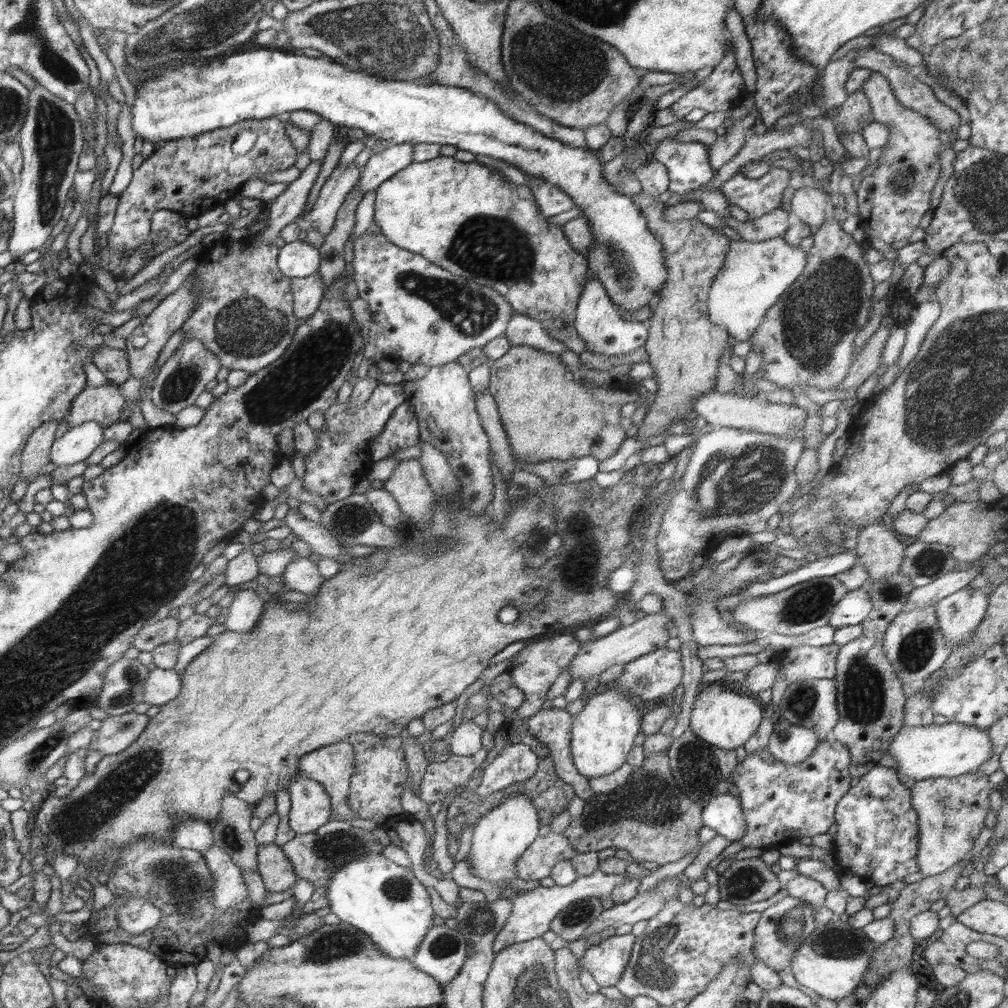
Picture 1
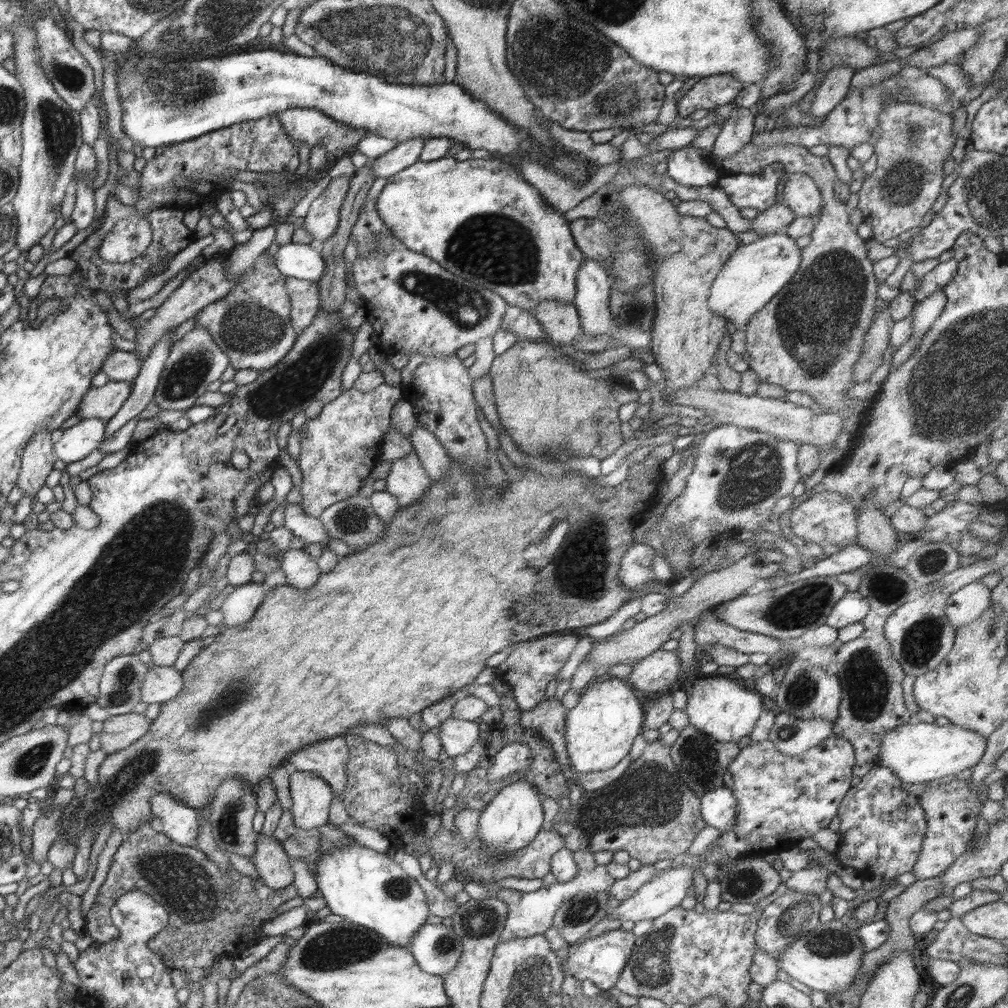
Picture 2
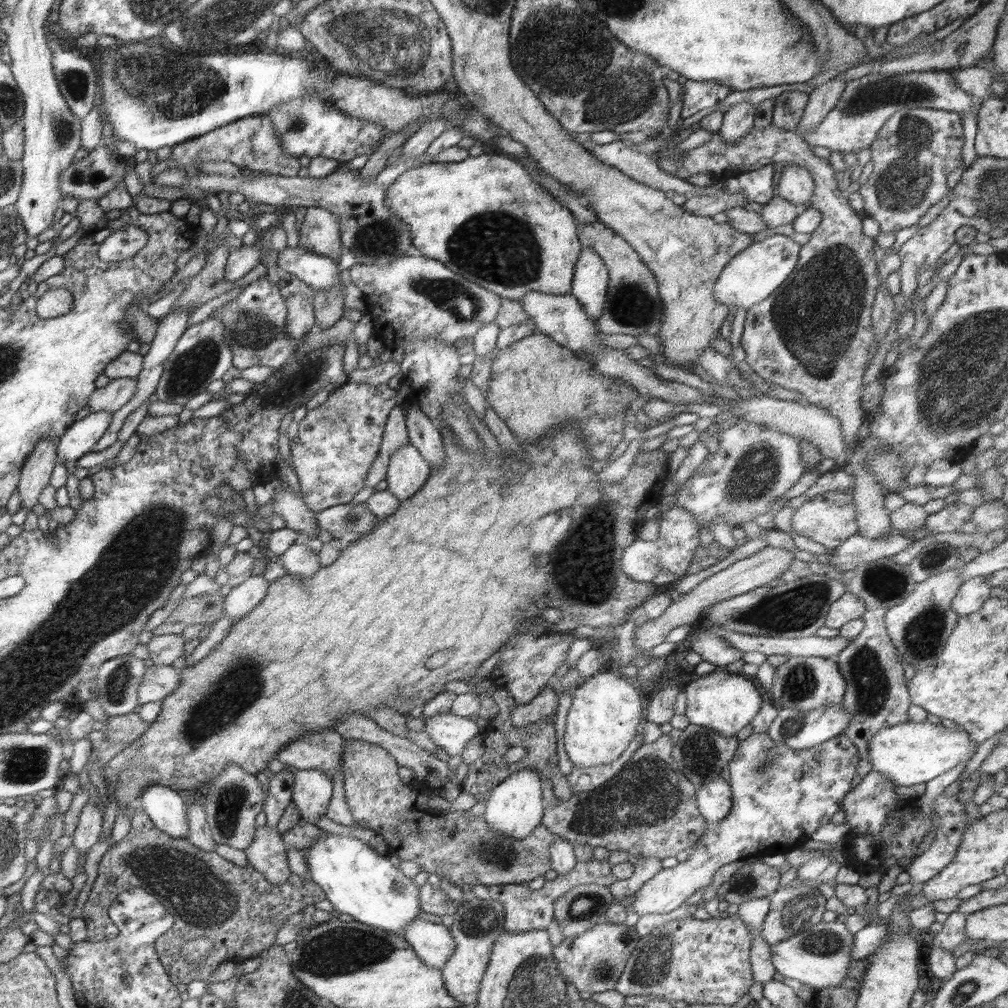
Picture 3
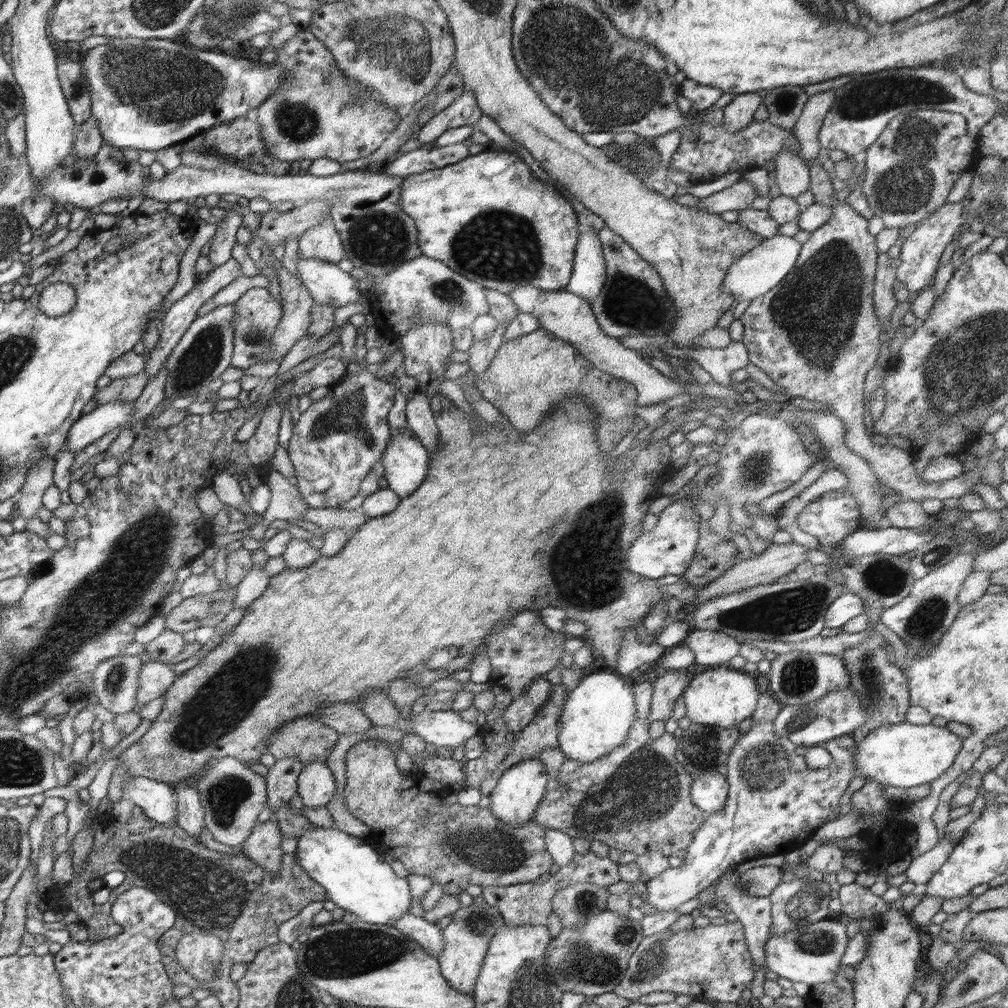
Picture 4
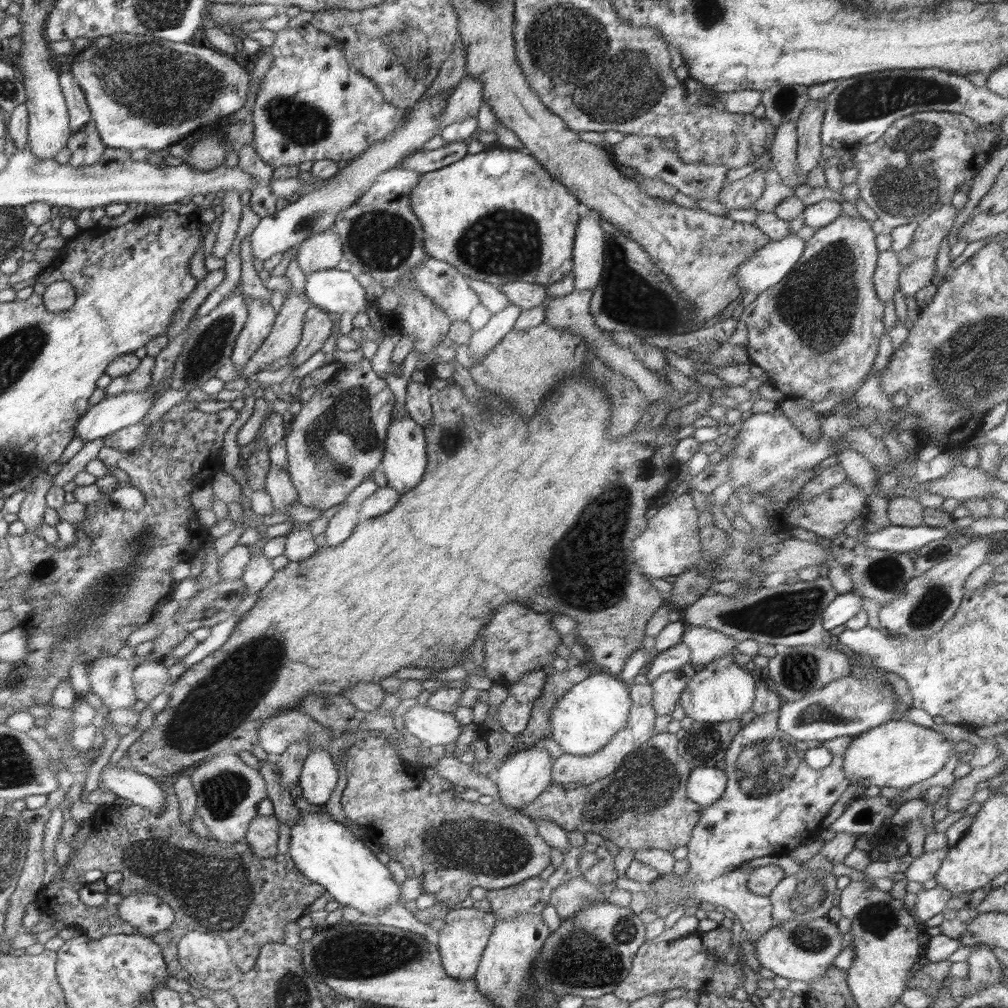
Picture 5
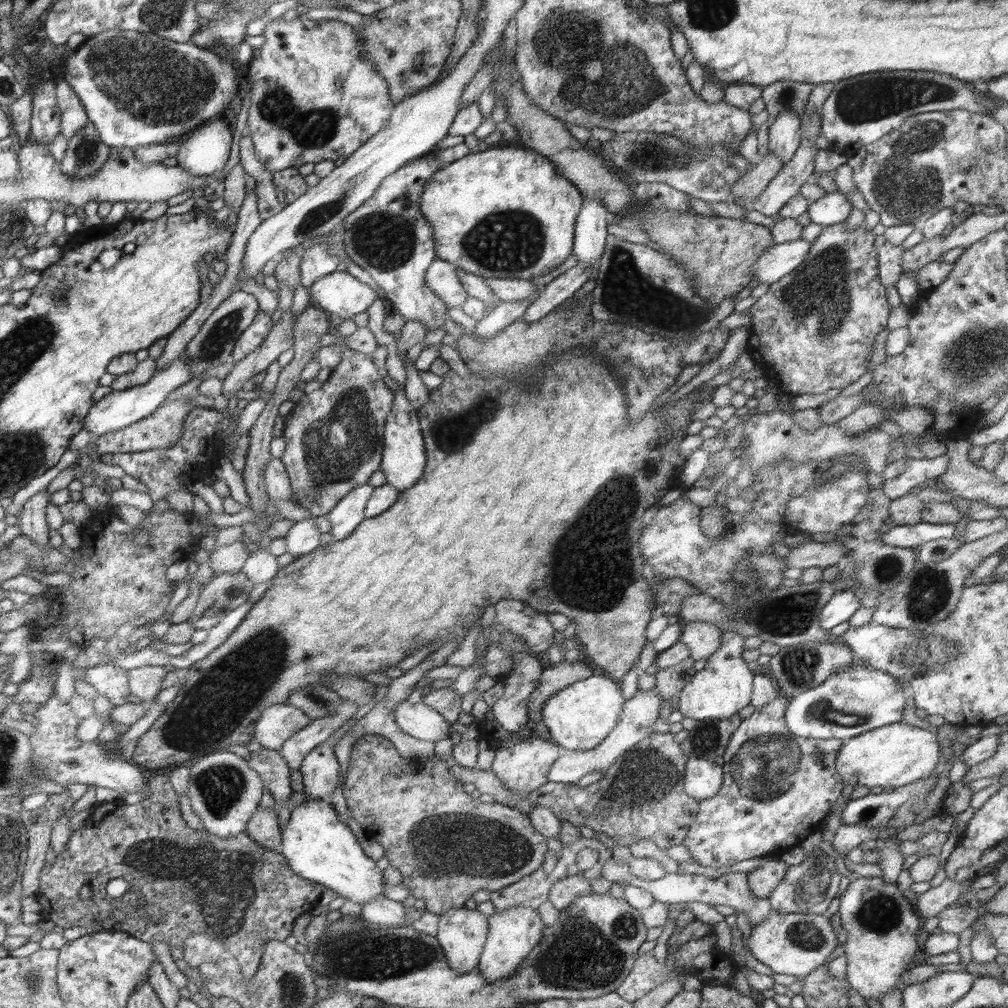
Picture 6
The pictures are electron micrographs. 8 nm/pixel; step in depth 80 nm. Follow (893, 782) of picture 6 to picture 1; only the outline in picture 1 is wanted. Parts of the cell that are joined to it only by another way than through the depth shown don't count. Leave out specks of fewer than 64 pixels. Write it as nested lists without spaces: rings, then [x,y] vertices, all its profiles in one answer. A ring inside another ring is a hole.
[[[948,721],[943,725],[902,726],[891,740],[888,753],[895,758],[903,776],[919,781],[942,777],[951,779],[974,773],[980,764],[988,760],[991,750],[988,730]]]

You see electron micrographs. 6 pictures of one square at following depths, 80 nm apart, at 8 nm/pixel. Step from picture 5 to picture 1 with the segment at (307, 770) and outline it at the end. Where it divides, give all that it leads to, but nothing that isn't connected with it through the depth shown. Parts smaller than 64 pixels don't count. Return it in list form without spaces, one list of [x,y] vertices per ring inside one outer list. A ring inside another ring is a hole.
[[[299,771],[287,790],[291,800],[288,822],[297,835],[314,833],[332,818],[330,797],[319,782]]]

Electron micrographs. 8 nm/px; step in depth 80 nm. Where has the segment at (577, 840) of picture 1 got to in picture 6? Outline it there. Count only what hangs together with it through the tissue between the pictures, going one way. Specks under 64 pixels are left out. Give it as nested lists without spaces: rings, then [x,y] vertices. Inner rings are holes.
[[[652,733],[648,738],[635,744],[630,750],[624,751],[624,754],[618,760],[615,760],[615,763],[600,780],[586,787],[548,781],[537,790],[516,794],[509,790],[507,786],[504,786],[504,783],[493,772],[483,771],[476,767],[464,767],[458,765],[458,763],[449,765],[449,771],[469,789],[476,788],[481,794],[490,794],[495,797],[496,802],[518,808],[526,815],[535,806],[545,806],[560,820],[565,820],[576,827],[588,826],[596,832],[604,832],[612,838],[616,846],[628,848],[629,844],[632,844],[635,840],[645,838],[655,842],[660,846],[660,849],[666,850],[672,846],[683,844],[690,825],[695,821],[699,811],[699,801],[688,796],[684,790],[683,782],[687,755],[682,752],[674,737],[675,735],[672,733]]]

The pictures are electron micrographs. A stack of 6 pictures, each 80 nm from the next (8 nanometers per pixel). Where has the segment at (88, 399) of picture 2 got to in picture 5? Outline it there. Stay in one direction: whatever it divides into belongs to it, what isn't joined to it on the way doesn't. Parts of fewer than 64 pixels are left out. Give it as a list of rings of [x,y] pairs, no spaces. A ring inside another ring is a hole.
[[[147,354],[134,372],[112,379],[111,384],[104,389],[106,397],[146,391],[146,388],[152,383],[152,368],[154,368],[154,365],[155,357]]]

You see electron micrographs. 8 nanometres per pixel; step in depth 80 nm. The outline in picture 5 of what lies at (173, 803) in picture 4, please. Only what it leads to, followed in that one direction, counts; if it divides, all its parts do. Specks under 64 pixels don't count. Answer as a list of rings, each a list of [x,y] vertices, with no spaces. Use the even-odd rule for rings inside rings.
[[[133,765],[126,769],[118,766],[105,766],[100,779],[106,787],[120,798],[132,800],[134,805],[149,808],[151,812],[164,811],[165,789],[159,781],[133,769]]]

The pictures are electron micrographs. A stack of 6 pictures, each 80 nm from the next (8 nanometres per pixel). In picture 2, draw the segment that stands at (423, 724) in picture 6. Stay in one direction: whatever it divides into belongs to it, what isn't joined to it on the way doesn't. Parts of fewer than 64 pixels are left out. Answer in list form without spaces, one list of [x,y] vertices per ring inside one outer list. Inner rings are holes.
[[[452,717],[438,726],[440,727],[441,746],[450,758],[466,754],[479,742],[478,725],[475,721],[458,720]]]

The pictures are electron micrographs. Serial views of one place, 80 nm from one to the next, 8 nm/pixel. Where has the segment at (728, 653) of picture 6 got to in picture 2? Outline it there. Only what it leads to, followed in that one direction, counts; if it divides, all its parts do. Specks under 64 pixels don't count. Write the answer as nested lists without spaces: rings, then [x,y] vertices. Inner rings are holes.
[[[707,676],[695,680],[691,693],[687,695],[684,712],[688,715],[688,722],[712,740],[737,743],[754,730],[763,711],[762,697],[749,682],[733,676]]]

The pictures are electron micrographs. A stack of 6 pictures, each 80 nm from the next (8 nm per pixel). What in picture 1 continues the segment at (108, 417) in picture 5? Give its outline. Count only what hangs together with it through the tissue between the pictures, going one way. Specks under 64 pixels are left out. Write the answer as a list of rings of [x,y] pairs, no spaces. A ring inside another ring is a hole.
[[[96,422],[69,428],[62,438],[55,440],[50,452],[50,462],[60,467],[85,461],[105,442],[104,430]]]

